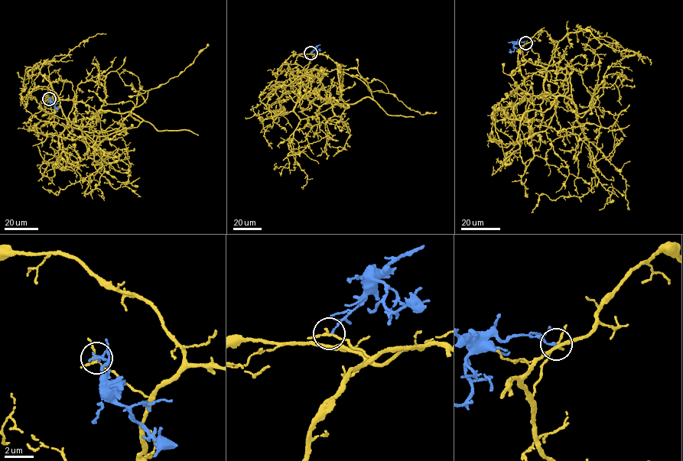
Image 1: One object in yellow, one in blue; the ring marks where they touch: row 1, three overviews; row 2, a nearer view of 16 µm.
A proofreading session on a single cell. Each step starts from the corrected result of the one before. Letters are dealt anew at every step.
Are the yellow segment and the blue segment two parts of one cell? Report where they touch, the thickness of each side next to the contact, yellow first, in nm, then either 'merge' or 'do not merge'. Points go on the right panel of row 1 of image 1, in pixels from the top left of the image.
place (525, 43); calibres 130 and 130 nm; do not merge

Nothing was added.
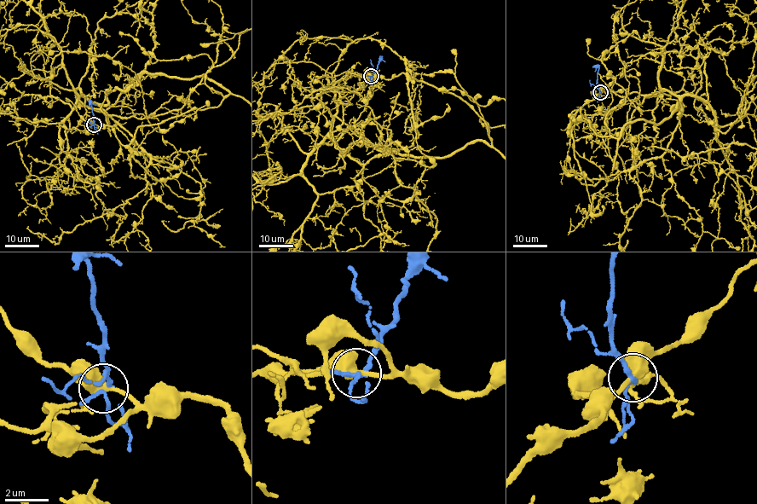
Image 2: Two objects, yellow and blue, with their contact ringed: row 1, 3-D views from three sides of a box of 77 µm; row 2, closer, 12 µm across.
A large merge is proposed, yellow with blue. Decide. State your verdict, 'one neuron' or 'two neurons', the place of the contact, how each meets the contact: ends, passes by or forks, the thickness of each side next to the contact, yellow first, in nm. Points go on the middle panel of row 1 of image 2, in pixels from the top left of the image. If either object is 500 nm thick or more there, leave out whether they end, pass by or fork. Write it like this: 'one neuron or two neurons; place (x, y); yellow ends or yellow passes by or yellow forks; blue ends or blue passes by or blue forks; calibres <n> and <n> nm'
one neuron; place (371, 76); yellow passes by; blue forks; calibres 420 and 160 nm

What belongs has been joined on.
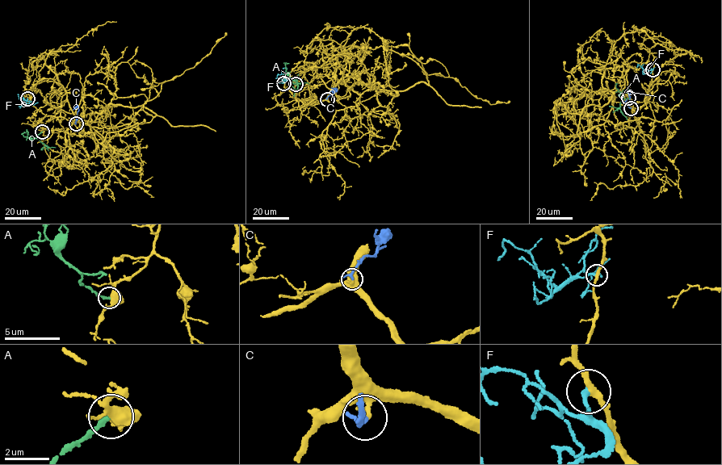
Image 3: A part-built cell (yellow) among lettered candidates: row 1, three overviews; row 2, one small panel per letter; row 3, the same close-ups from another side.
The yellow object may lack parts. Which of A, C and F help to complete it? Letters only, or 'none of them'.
C

